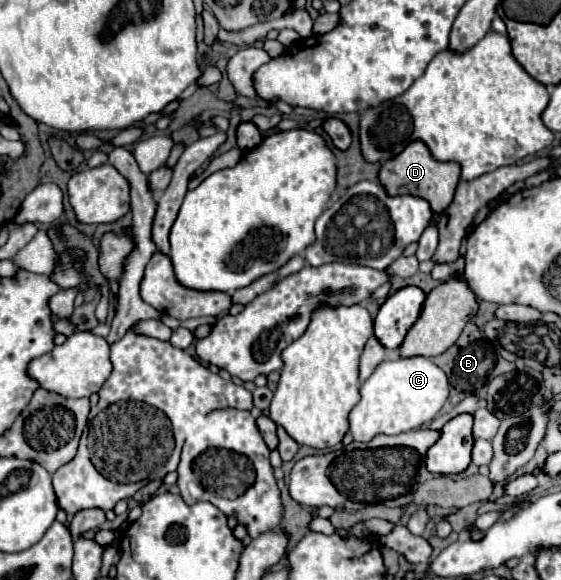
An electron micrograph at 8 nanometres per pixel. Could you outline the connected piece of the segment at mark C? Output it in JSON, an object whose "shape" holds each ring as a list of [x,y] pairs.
{"shape":[[[397,357],[379,363],[359,393],[361,401],[349,413],[349,431],[355,441],[371,441],[379,433],[397,435],[431,423],[449,397],[449,381],[429,357]]]}

